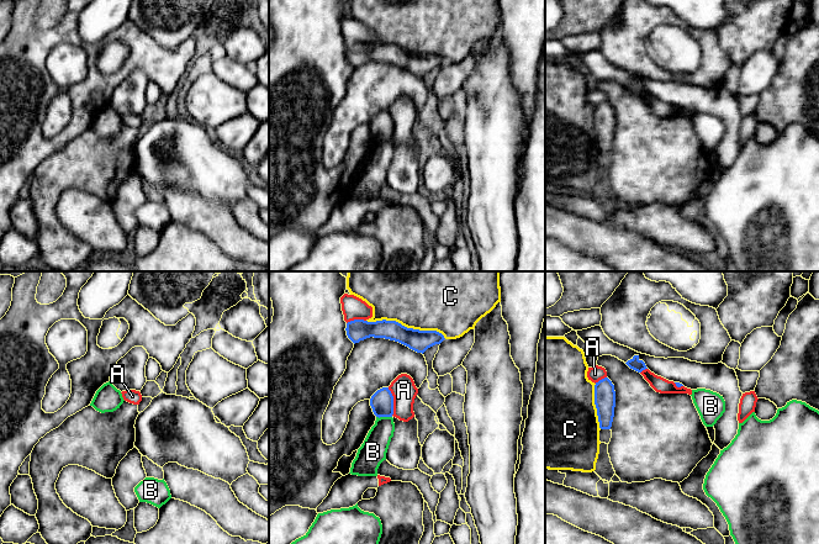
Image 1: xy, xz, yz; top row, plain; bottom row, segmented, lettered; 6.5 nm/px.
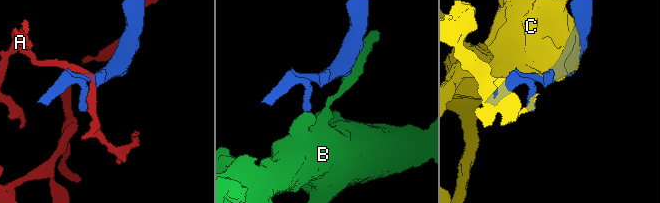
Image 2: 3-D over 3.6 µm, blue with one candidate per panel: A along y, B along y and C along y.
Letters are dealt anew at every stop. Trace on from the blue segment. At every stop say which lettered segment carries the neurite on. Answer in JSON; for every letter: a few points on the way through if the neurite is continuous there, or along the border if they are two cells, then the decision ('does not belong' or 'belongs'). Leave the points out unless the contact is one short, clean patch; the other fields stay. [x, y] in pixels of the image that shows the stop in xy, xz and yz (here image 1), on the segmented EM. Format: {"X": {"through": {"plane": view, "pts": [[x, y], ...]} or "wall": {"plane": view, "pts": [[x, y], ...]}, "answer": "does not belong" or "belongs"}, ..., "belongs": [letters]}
{"A": {"answer": "does not belong"}, "B": {"wall": {"plane": "xz", "pts": [[376, 416], [391, 417]]}, "answer": "does not belong"}, "C": {"answer": "does not belong"}, "belongs": []}

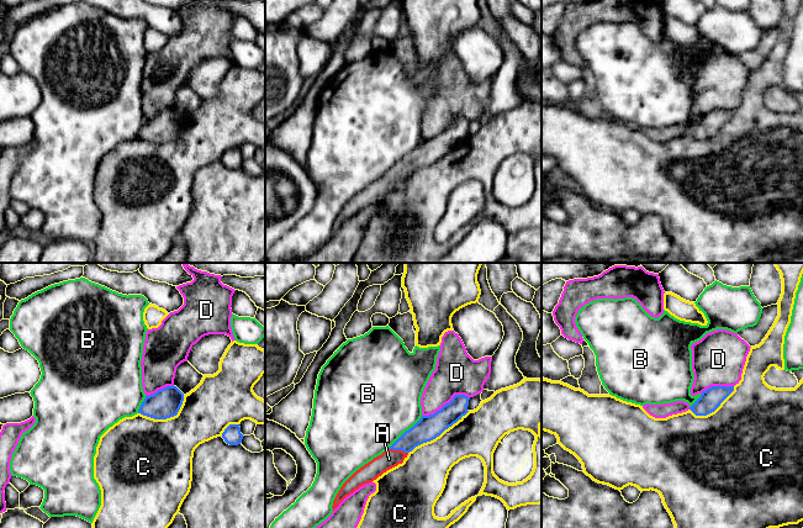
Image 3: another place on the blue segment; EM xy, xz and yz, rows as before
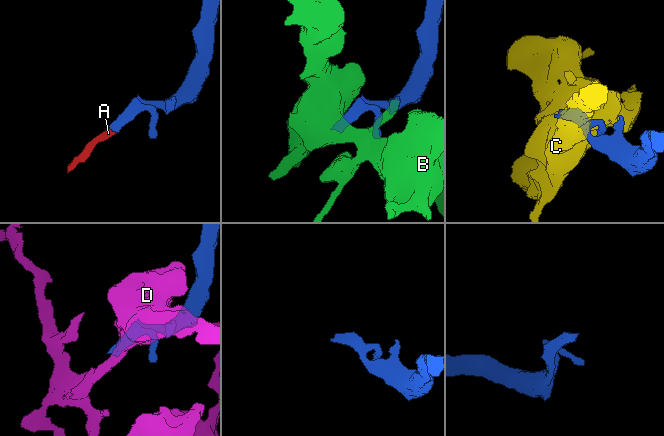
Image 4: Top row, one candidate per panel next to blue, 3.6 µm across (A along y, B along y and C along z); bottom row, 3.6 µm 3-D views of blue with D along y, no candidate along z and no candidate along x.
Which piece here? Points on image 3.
{"A": {"through": {"plane": "xz", "pts": [[429, 427], [399, 449], [389, 459]]}, "answer": "belongs"}, "B": {"wall": {"plane": "xz", "pts": [[422, 416], [387, 448]]}, "answer": "does not belong"}, "C": {"answer": "does not belong"}, "D": {"answer": "does not belong"}, "belongs": ["A"]}

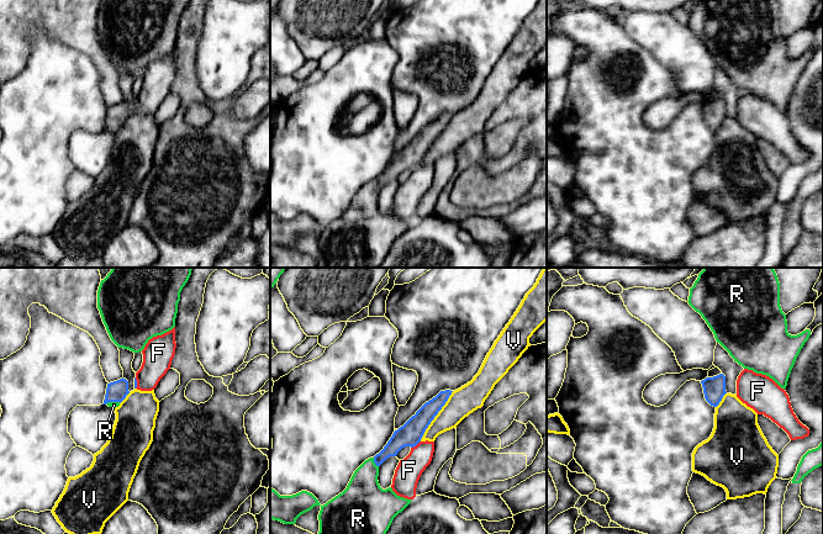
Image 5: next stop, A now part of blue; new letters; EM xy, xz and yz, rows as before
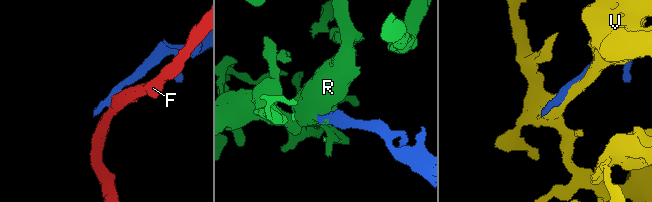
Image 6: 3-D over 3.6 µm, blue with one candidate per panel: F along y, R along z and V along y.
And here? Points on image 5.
{"F": {"wall": {"plane": "xz", "pts": [[420, 440], [411, 448]]}, "answer": "does not belong"}, "R": {"through": {"plane": "xz", "pts": [[404, 437], [374, 461], [364, 479], [364, 498]]}, "answer": "belongs"}, "V": {"answer": "does not belong"}, "belongs": ["R"]}

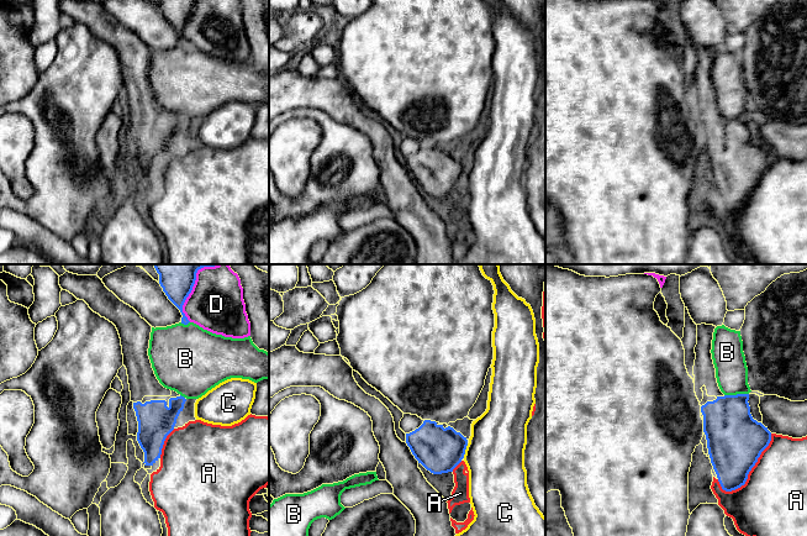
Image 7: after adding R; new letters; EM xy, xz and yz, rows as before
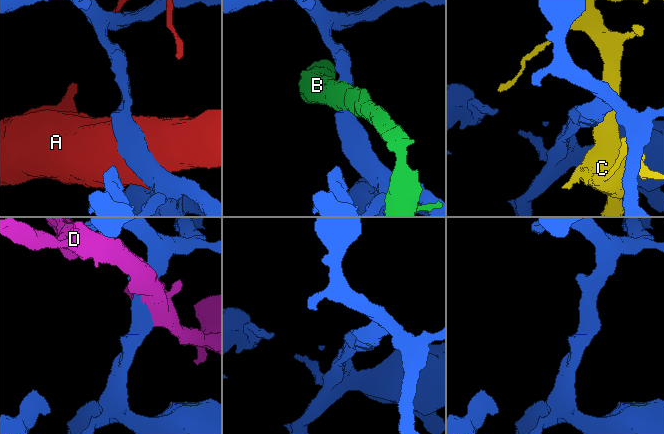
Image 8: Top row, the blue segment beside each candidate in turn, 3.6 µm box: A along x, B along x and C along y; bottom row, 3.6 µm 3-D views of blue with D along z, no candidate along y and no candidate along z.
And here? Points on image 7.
{"A": {"answer": "does not belong"}, "B": {"answer": "does not belong"}, "C": {"answer": "does not belong"}, "D": {"answer": "does not belong"}, "belongs": []}

